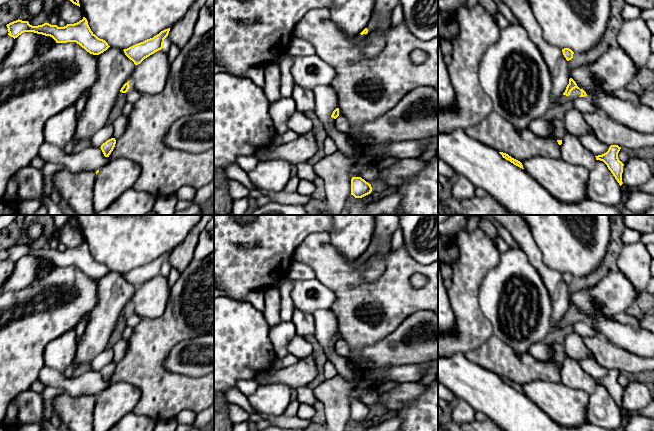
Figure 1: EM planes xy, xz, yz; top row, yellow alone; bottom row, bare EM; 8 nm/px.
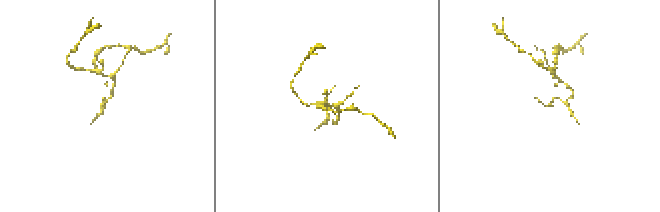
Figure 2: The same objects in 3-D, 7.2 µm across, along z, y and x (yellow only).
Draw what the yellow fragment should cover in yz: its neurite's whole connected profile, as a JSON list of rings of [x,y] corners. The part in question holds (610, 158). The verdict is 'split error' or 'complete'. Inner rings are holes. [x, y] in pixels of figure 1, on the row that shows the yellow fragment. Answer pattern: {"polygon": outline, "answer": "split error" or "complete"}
{"polygon": [[[611,145],[608,151],[602,155],[595,156],[596,160],[603,161],[608,169],[611,171],[619,185],[623,184],[622,182],[622,173],[624,164],[619,160],[618,153],[621,147],[618,145]]], "answer": "complete"}

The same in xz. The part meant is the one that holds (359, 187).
{"polygon": [[[352,177],[351,179],[351,195],[355,198],[362,198],[372,191],[371,184],[361,177]]], "answer": "complete"}

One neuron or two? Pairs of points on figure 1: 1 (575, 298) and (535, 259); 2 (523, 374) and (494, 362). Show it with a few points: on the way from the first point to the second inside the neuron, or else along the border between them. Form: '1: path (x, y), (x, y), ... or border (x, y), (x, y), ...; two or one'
1: border (568, 293), (570, 301); two
2: path (516, 368), (501, 362); one

